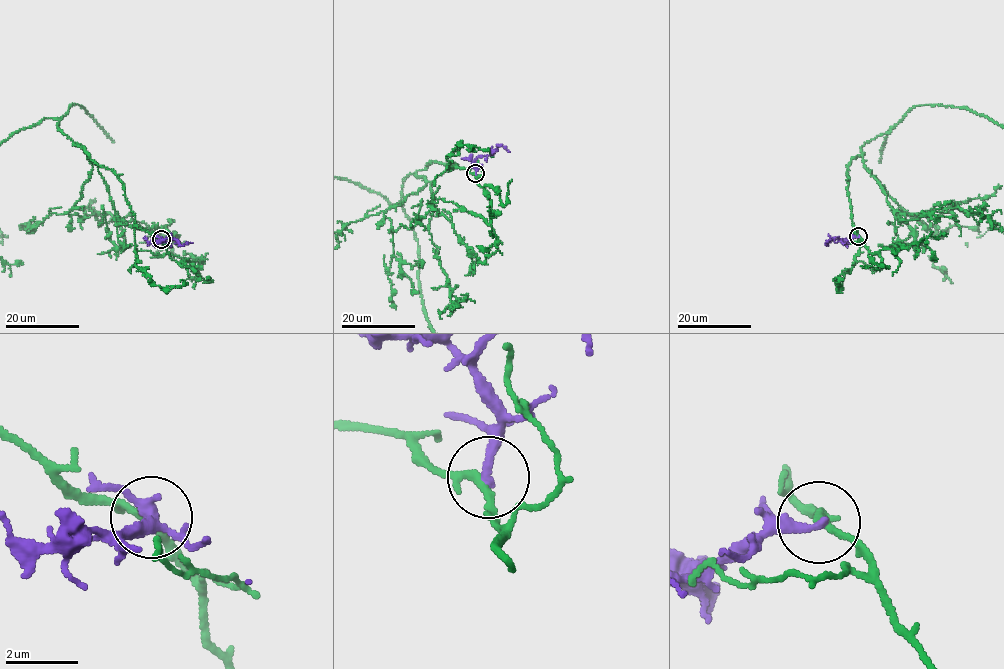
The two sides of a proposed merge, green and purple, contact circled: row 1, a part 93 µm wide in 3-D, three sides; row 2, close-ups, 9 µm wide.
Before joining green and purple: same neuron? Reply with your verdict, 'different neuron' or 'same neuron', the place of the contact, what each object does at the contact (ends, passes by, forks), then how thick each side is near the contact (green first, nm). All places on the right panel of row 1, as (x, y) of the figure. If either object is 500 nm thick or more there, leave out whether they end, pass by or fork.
different neuron; place (858, 236); green passes by; purple ends; calibres 170 and 280 nm

